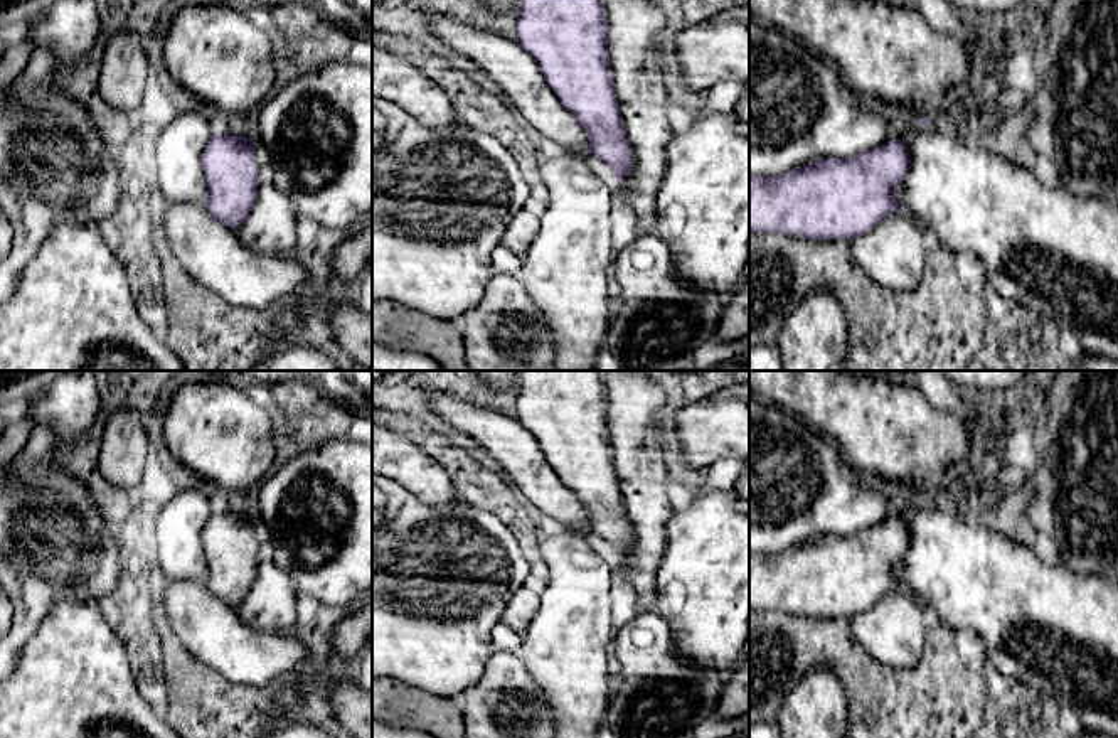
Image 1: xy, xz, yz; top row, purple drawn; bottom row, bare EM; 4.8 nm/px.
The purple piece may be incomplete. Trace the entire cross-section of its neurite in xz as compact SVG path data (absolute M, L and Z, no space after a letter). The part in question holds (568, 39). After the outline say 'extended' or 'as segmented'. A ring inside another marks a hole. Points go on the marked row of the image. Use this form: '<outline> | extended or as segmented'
M519 0L517 42L539 64L559 101L589 136L589 153L610 165L616 184L635 163L608 66L603 0Z | as segmented

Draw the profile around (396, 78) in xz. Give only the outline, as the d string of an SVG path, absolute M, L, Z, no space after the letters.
M372 45L372 94L391 101L426 128L456 125L448 94L428 78L418 61Z

